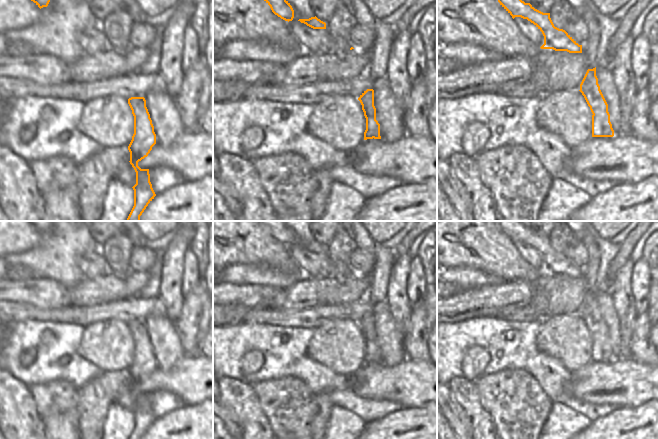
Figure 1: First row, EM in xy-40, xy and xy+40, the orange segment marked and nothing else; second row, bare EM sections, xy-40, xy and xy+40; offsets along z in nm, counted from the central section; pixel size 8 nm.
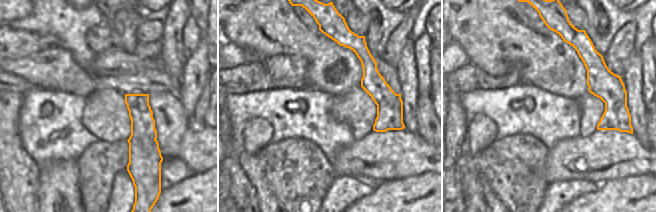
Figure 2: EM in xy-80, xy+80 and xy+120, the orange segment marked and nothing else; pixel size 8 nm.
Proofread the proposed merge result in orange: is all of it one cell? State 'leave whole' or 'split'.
split

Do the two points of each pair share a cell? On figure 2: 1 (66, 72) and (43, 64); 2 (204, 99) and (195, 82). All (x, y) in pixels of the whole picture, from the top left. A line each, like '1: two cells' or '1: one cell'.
1: one cell
2: two cells

